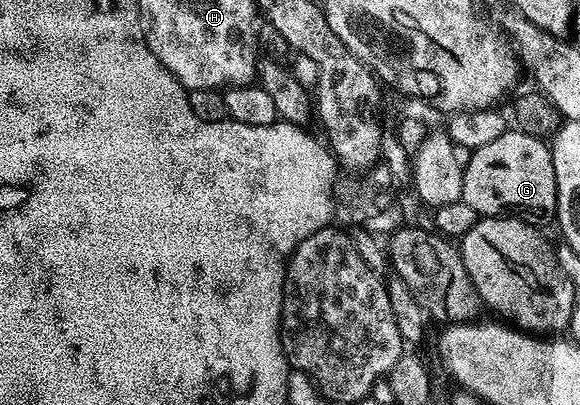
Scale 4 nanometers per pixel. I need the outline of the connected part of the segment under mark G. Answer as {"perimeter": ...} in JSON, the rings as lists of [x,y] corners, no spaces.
{"perimeter":[[[507,129],[488,145],[469,152],[462,169],[461,202],[472,205],[479,217],[513,217],[523,219],[539,229],[555,222],[558,214],[558,190],[556,189],[556,169],[552,165],[550,143],[545,139],[528,137],[528,133],[517,129]]]}

